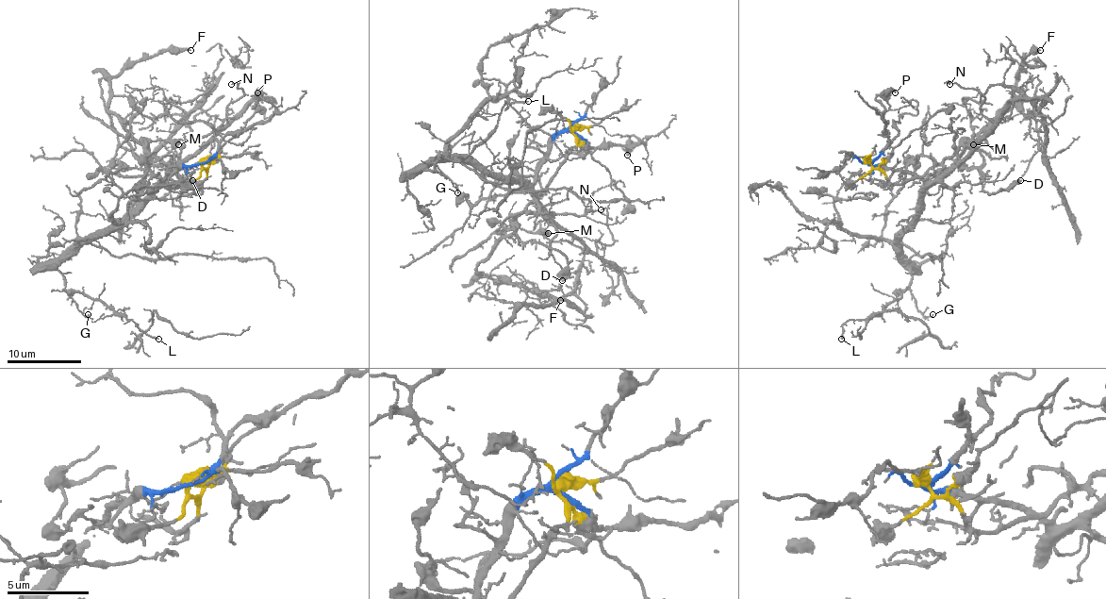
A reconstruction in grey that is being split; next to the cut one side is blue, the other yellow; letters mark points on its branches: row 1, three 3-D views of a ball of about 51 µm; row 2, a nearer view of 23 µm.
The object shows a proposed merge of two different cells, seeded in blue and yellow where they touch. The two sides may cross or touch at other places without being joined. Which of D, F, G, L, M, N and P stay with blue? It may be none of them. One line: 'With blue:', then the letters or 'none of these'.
With blue: G, L, N, P

